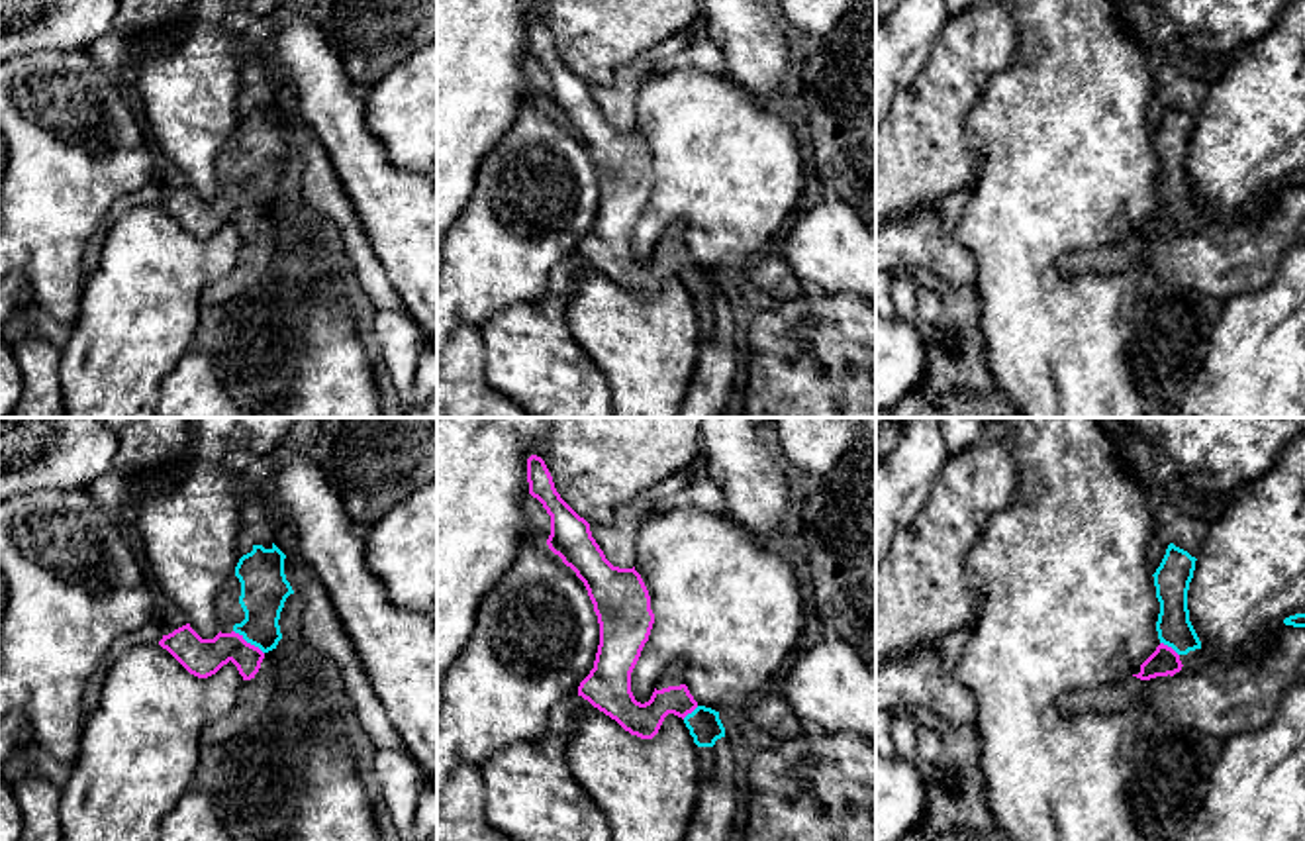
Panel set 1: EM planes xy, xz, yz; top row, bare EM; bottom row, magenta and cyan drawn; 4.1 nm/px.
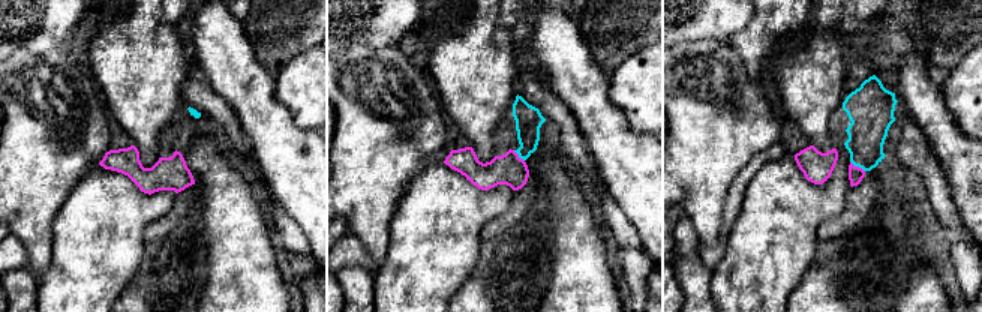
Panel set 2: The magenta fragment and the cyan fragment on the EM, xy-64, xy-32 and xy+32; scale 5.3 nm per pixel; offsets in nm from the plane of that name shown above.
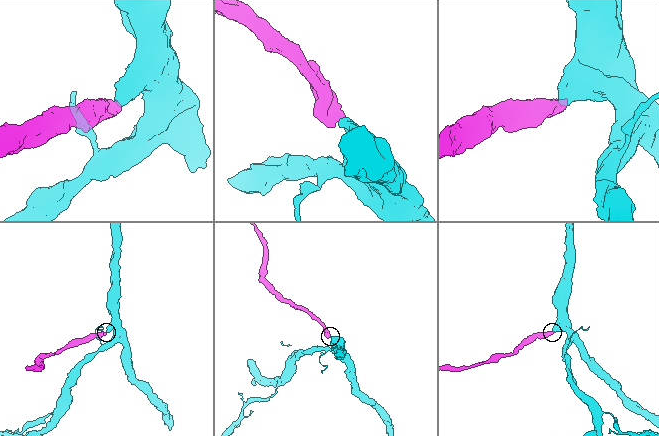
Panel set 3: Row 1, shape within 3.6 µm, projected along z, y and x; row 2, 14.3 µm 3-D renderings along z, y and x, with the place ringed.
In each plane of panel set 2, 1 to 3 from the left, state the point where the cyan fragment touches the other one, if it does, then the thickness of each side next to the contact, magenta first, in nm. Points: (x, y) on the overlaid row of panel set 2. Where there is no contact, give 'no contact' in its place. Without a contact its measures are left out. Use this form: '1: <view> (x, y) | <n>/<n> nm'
1: no contact
2: xy-32 (517, 156) | 170/140 nm
3: xy+32 (858, 167) | 80/200 nm

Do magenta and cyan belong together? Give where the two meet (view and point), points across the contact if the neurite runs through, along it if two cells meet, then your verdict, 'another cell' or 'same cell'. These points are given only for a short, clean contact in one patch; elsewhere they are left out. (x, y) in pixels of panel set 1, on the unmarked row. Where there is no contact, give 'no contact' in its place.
xy (249, 204) | across xy (202, 218), (249, 204), (261, 187), (265, 149) | same cell

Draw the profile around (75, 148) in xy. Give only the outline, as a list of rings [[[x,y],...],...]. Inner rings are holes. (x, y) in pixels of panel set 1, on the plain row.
[[[31,51],[0,61],[0,135],[8,149],[0,278],[22,272],[39,308],[69,325],[78,318],[88,241],[116,200],[151,182],[151,143],[120,86],[86,51]]]

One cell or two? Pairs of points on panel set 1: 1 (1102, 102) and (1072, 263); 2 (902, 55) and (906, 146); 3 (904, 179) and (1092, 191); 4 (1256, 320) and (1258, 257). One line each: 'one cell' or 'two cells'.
1: two cells
2: two cells
3: two cells
4: two cells

